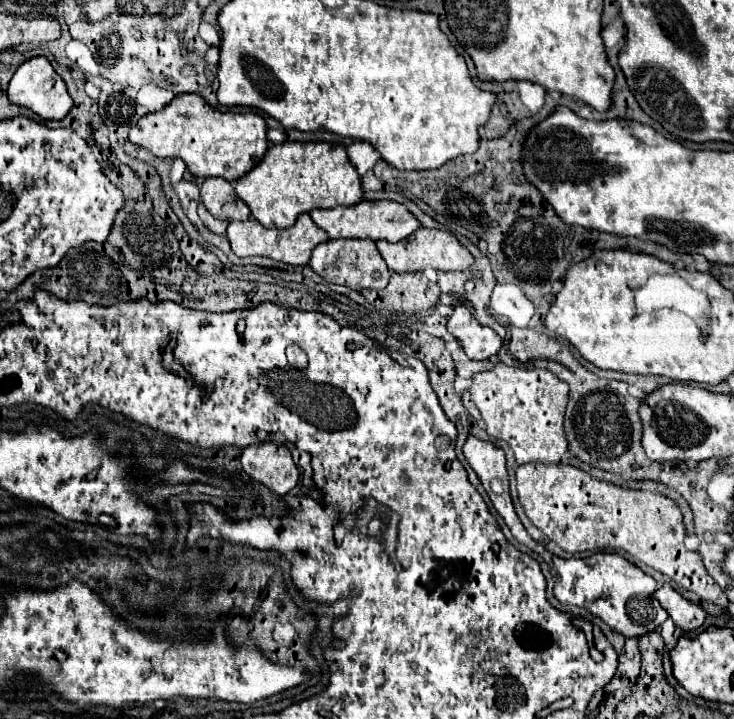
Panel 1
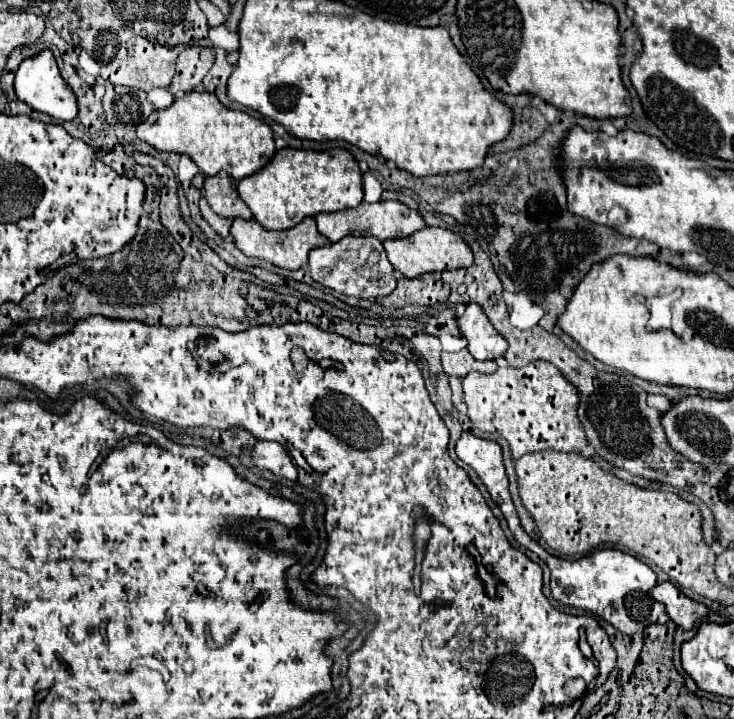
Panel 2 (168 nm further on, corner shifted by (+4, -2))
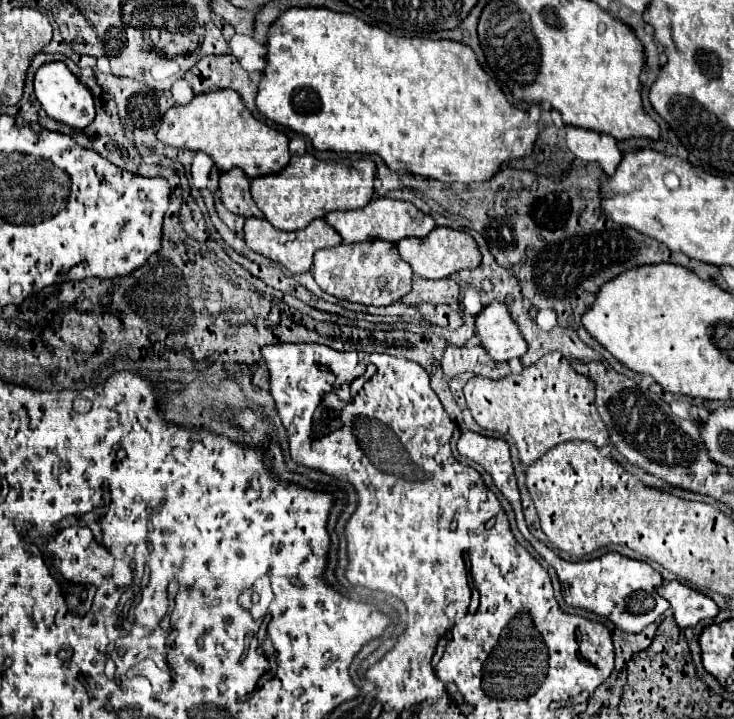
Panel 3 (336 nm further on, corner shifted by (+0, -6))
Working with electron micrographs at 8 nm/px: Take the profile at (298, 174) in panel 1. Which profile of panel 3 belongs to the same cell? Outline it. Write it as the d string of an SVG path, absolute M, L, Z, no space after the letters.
M292 155L286 169L276 175L262 175L252 179L252 197L266 219L282 231L298 231L308 227L310 221L324 217L336 209L360 209L366 207L374 195L376 163L366 159L342 159L320 161L314 155Z

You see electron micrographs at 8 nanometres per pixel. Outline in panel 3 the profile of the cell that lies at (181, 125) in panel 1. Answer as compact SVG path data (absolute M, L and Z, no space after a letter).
M220 89L196 95L184 107L172 107L164 113L162 125L158 129L158 139L172 147L186 147L190 151L204 151L210 155L220 171L232 167L244 169L244 173L254 179L260 175L270 175L282 171L290 163L288 135L258 121L240 95L232 89Z

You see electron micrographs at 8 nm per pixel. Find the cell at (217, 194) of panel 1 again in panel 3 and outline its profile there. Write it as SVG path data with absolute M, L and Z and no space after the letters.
M230 169L220 175L220 193L222 203L232 213L244 217L264 217L250 195L250 181L244 177L242 169Z

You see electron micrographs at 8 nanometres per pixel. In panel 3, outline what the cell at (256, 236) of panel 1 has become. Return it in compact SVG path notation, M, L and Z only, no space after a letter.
M246 219L244 235L246 235L246 245L250 249L254 249L256 253L260 253L260 255L284 265L292 273L306 273L312 267L312 255L318 249L334 247L334 245L342 243L342 237L324 219L316 219L306 229L294 231L294 233L280 231L280 229L272 227L266 219Z

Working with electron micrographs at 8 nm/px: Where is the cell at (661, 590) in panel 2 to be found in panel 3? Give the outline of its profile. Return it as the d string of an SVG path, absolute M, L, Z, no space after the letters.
M678 581L660 585L660 595L670 603L676 623L686 629L698 625L702 619L714 619L718 605L704 593L690 589Z

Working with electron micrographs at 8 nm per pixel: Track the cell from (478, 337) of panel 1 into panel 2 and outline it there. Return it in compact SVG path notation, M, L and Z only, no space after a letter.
M476 303L466 305L464 315L458 317L456 323L458 323L460 333L468 341L468 351L478 361L496 359L496 357L504 355L504 351L508 347L506 339L490 325L486 313Z

